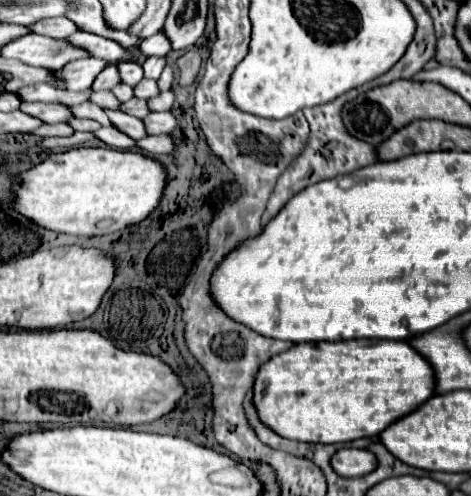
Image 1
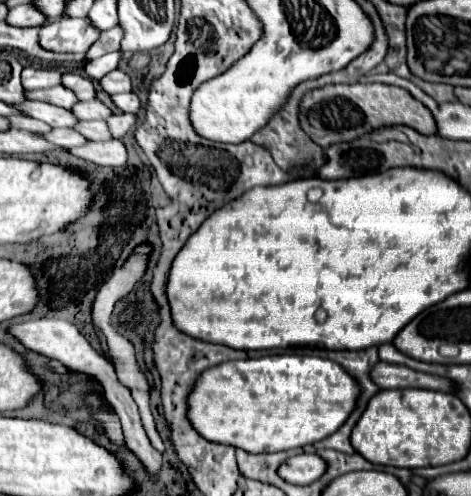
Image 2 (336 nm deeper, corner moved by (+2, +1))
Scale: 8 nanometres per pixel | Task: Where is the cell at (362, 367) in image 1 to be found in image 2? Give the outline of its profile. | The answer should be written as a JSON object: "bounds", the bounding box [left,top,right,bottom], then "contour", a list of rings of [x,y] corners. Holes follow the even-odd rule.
{"bounds":[186,354,360,454],"contour":[[[276,354],[256,360],[230,360],[222,366],[204,370],[194,384],[194,390],[190,390],[190,412],[186,412],[186,416],[190,418],[194,430],[198,430],[198,434],[210,442],[242,448],[250,454],[282,452],[314,444],[334,434],[350,416],[358,394],[360,390],[356,380],[332,360],[316,356]]]}

